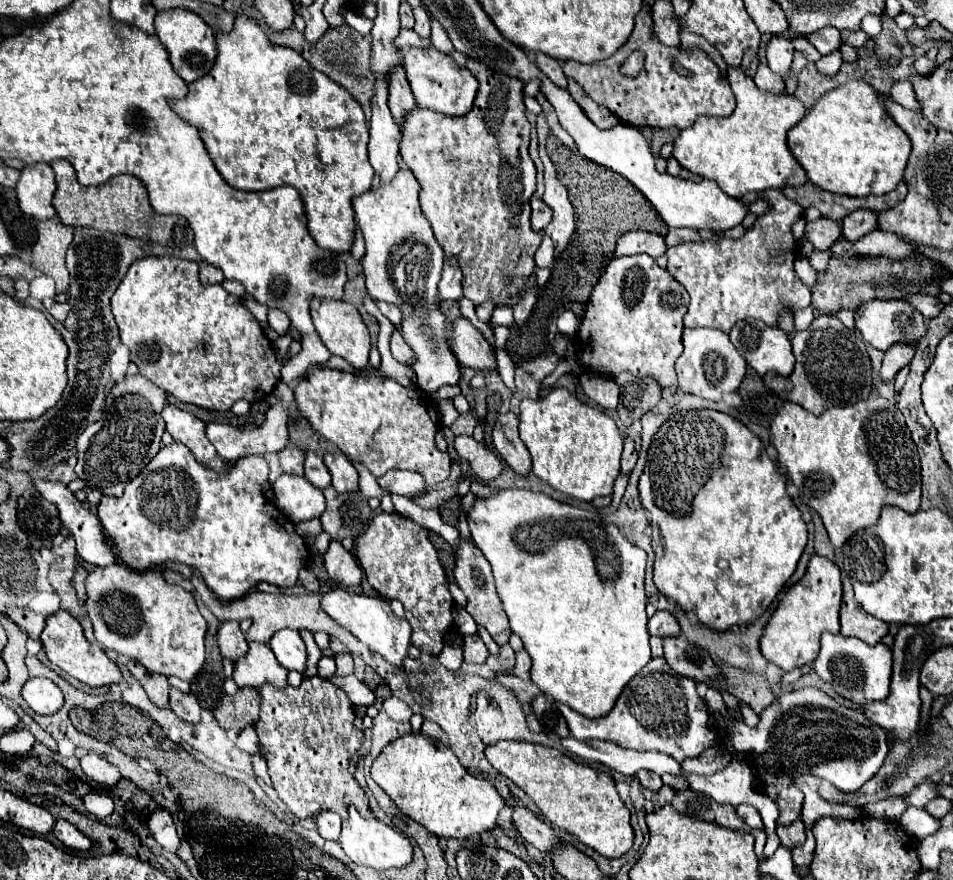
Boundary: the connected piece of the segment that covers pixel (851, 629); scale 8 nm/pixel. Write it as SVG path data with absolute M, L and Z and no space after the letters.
M844 578L842 582L844 582L844 598L840 610L840 626L842 626L840 634L856 636L866 644L878 644L888 634L888 624L866 614L864 608L854 600L854 590L848 578Z

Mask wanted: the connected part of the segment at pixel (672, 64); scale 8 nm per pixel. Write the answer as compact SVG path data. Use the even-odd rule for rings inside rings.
M642 6L628 42L614 56L594 64L568 60L564 62L566 78L576 80L594 102L606 106L622 124L634 128L678 126L682 130L692 126L698 116L730 116L736 108L736 98L714 60L696 46L688 50L682 46L664 46L654 38L652 26L652 10L650 6ZM634 50L646 54L646 66L636 78L626 78L620 74L620 64Z

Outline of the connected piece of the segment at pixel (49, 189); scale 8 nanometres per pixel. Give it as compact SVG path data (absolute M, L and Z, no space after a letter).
M38 162L22 170L22 176L16 184L16 194L22 212L42 222L52 220L52 216L56 216L52 206L54 192L56 192L56 184L50 164Z

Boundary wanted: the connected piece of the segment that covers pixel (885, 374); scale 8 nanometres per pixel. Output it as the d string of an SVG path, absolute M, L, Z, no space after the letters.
M896 344L888 348L884 354L882 370L880 370L882 380L892 380L902 366L910 364L910 360L914 358L914 352L916 352L916 346L908 346L908 344Z

